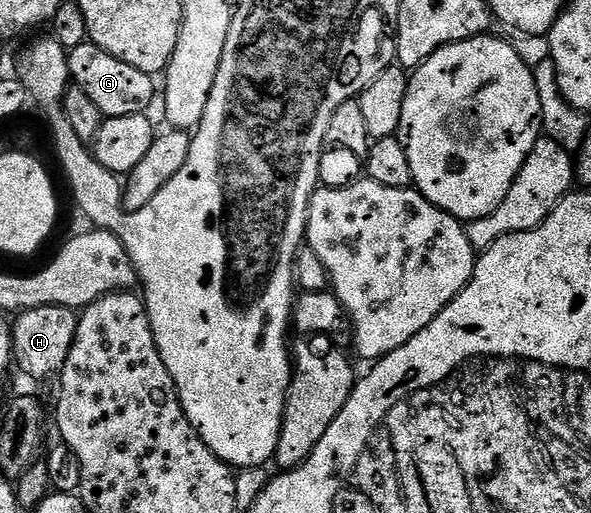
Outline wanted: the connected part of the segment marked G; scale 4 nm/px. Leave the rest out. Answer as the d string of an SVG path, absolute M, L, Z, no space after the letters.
M88 40L68 51L68 55L72 85L83 88L83 92L105 118L135 116L150 109L148 106L153 102L153 93L159 90L158 83L157 86L153 83L156 82L154 75L139 72L139 68L119 60L119 56L111 56L111 52L103 52L103 48Z

